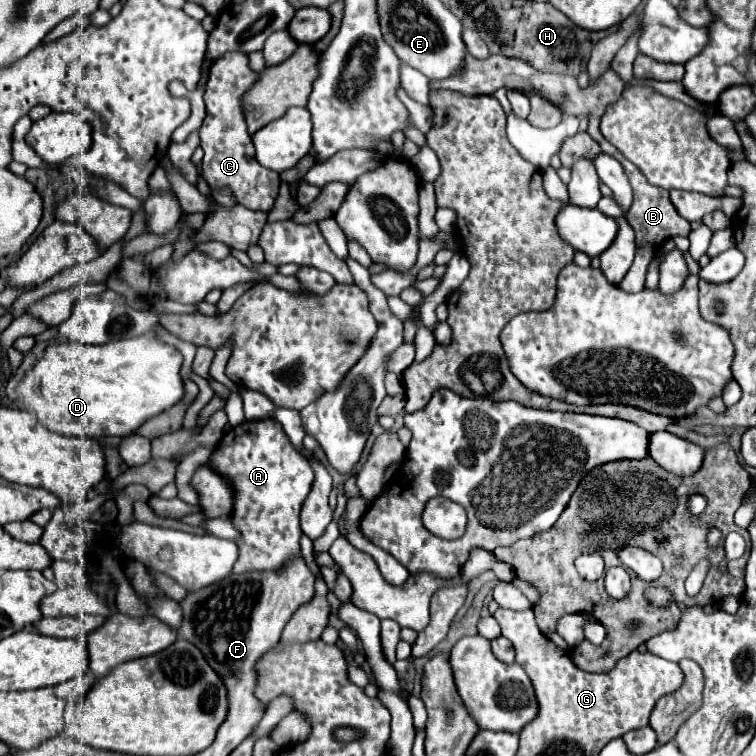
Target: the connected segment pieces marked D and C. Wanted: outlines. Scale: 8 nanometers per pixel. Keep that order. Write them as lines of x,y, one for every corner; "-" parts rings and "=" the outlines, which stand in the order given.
154,329
132,339
120,339
106,345
82,345
82,343
58,343
46,347
44,355
28,371
22,381
22,393
26,395
26,409
40,419
46,429
60,435
78,437
124,437
136,431
150,417
160,415
178,403
184,395
180,377
182,355
174,345
164,343
=
226,53
210,67
210,77
204,93
206,117
200,127
200,147
204,149
200,175
208,181
210,187
230,187
238,203
246,209
270,211
274,197
278,197
280,177
256,161
240,105
242,93
254,85
256,77
258,73
250,71
248,57
244,53

